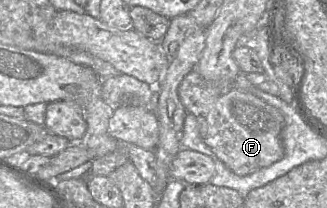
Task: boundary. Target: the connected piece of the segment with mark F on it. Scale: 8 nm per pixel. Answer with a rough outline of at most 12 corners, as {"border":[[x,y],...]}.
{"border":[[196,69],[178,87],[201,138],[244,176],[284,156],[281,112]]}

